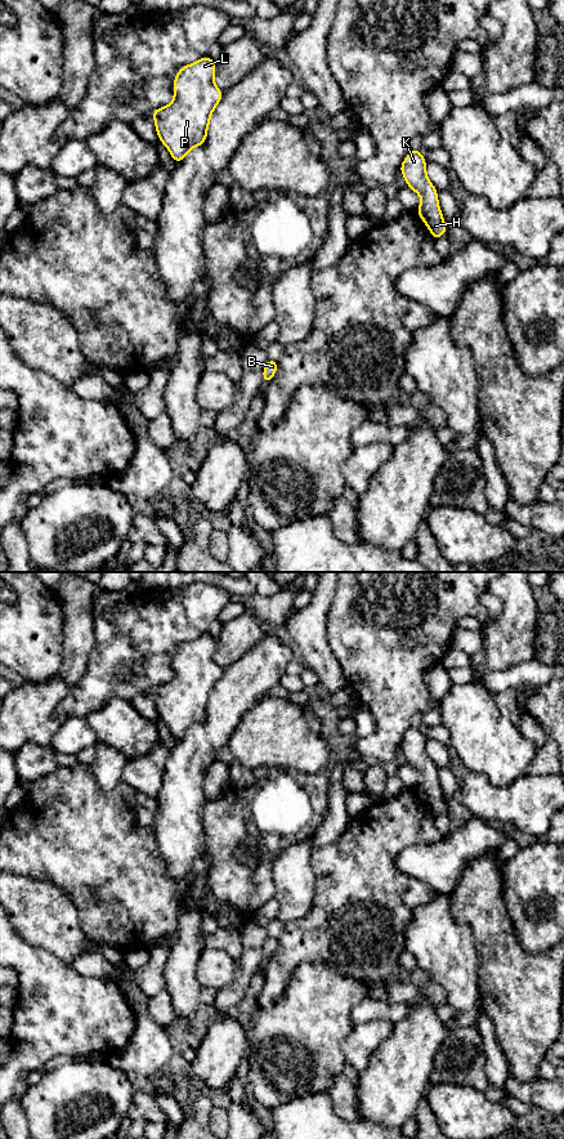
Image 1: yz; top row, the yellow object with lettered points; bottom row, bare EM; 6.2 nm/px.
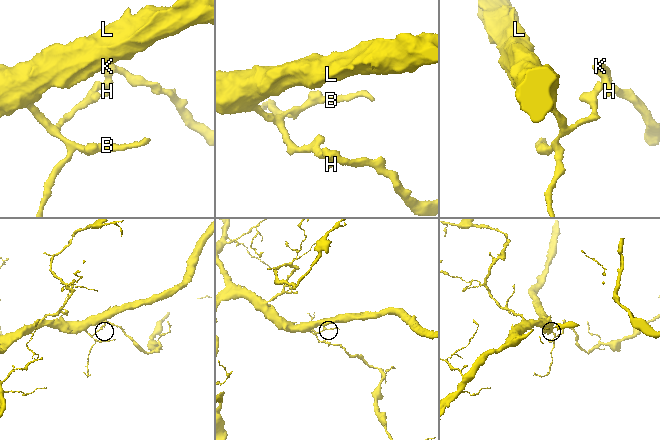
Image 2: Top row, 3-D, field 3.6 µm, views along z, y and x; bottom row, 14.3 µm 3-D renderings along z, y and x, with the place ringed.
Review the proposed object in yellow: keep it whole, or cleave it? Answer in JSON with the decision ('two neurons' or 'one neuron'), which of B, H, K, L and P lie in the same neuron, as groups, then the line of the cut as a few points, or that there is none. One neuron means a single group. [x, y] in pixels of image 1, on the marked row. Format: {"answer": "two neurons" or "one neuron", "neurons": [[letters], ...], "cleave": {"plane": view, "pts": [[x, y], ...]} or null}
{"answer": "two neurons", "neurons": [["B", "L", "P"], ["H", "K"]], "cleave": {"plane": "yz", "pts": [[417, 210], [424, 219]]}}

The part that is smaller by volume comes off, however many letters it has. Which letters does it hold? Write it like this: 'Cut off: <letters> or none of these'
Cut off: H, K

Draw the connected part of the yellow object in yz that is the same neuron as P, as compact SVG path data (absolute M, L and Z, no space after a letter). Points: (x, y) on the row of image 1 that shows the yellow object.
M209 55L192 64L183 66L174 80L174 100L169 106L151 112L158 140L165 144L176 164L182 162L192 148L206 142L210 117L224 93L212 80L215 71L216 62Z

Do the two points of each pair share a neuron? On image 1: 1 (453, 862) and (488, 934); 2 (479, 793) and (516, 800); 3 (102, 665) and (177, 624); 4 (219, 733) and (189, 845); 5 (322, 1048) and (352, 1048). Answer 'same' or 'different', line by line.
1: different
2: same
3: same
4: same
5: different

